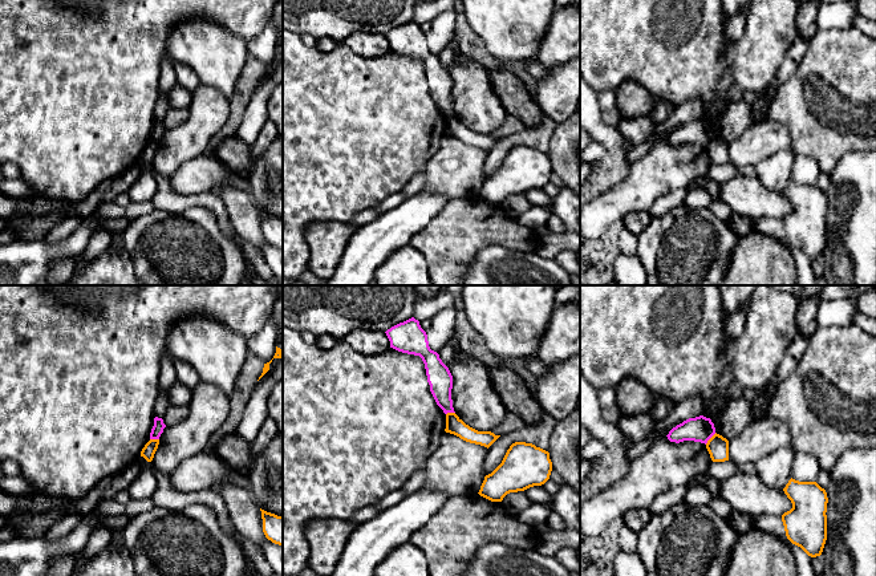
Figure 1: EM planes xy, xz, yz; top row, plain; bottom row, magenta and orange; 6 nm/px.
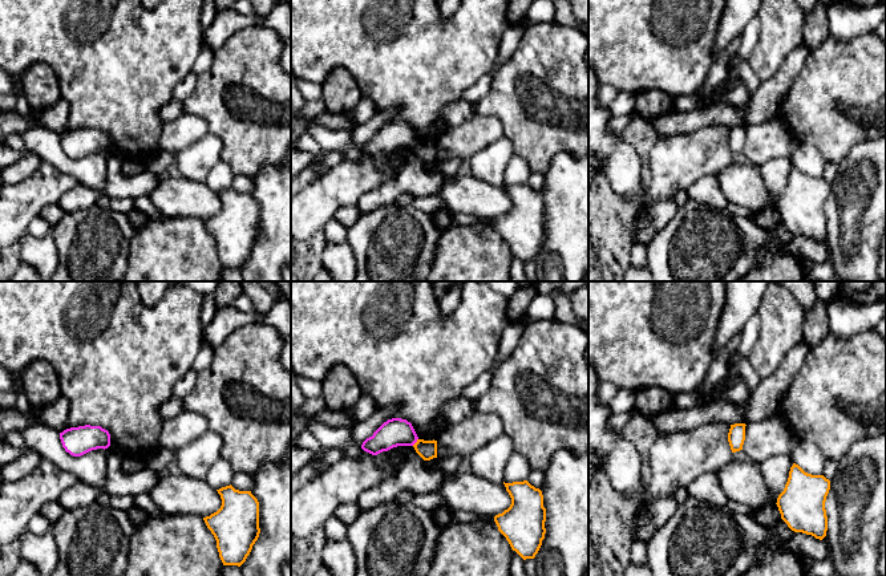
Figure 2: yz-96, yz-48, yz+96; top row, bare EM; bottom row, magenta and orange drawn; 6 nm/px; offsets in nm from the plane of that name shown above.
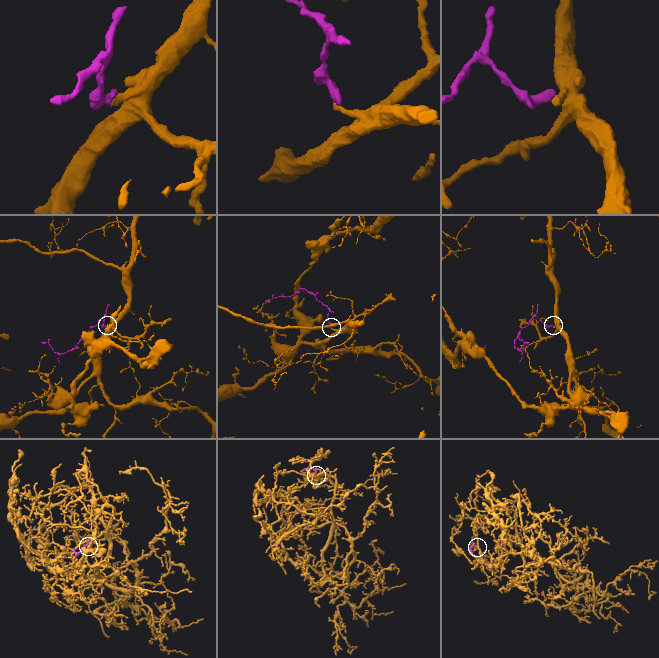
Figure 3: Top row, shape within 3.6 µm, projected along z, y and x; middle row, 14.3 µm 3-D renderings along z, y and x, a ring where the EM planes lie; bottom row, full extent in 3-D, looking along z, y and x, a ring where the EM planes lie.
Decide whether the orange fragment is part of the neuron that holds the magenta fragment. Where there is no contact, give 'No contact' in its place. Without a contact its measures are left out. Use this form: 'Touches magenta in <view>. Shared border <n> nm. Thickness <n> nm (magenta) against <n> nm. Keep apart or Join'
Touches magenta in yz. Shared border 100 nm. Thickness 160 nm (magenta) against 130 nm. Keep apart

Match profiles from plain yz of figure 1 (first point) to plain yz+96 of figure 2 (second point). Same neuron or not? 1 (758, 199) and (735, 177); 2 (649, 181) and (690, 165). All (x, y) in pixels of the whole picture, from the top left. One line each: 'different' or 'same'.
1: same
2: same

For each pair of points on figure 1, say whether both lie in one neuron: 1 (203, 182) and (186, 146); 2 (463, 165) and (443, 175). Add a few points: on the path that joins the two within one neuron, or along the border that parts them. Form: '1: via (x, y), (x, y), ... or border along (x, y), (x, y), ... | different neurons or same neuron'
1: border along (202, 154), (186, 161), (169, 178) | different neurons
2: via (458, 169), (449, 173) | same neuron

